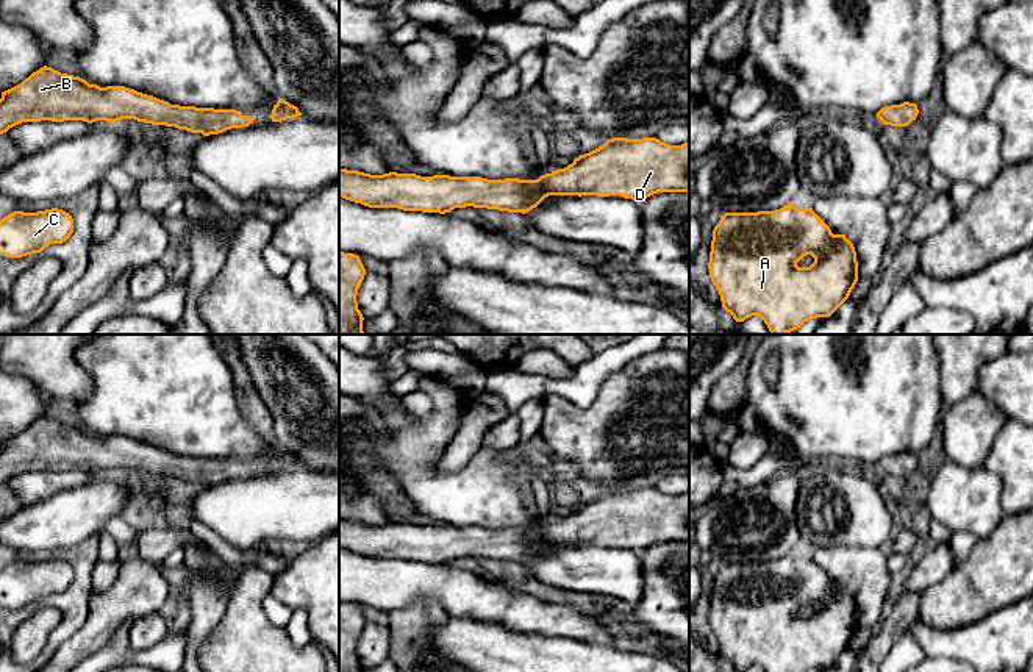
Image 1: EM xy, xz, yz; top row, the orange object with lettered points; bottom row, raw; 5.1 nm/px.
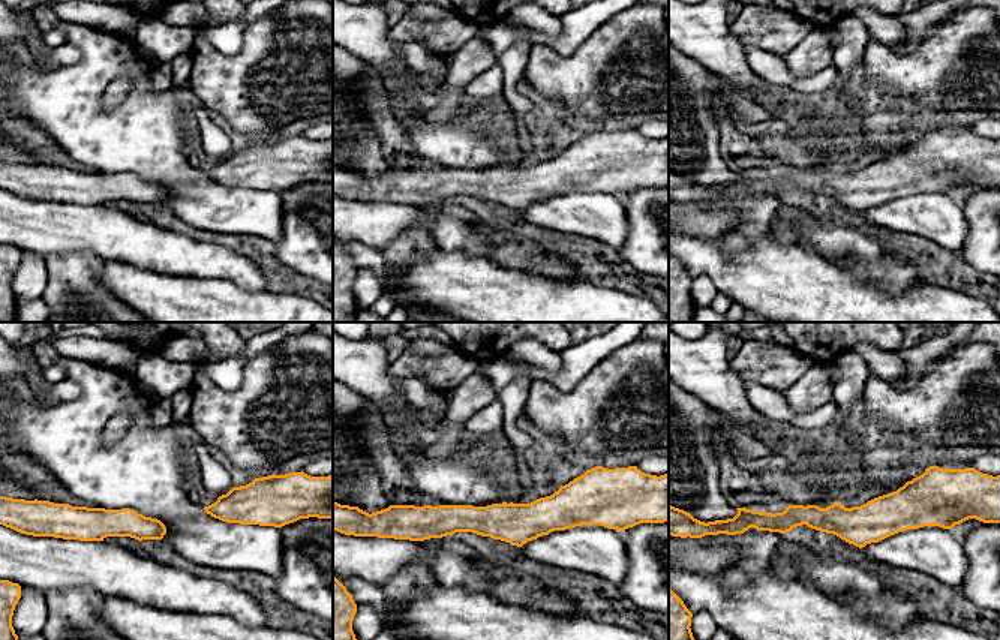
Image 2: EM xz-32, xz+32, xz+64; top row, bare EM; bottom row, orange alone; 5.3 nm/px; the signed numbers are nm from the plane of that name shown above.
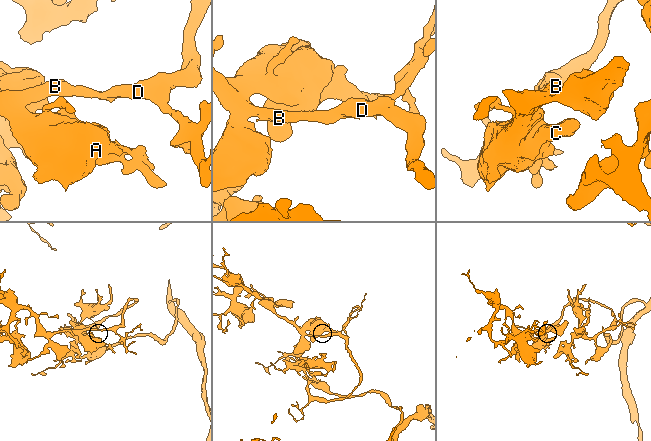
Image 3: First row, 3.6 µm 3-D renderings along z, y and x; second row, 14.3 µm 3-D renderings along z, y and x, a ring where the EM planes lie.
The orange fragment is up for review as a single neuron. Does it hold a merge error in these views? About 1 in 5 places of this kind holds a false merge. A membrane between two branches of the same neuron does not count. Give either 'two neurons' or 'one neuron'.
one neuron

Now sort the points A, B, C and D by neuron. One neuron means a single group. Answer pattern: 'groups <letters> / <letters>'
groups A B C D

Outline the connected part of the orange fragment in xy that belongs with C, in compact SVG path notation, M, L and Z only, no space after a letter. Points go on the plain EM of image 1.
M52 558L38 563L14 561L0 570L0 605L22 608L41 603L50 594L63 594L73 583L73 569L69 563Z

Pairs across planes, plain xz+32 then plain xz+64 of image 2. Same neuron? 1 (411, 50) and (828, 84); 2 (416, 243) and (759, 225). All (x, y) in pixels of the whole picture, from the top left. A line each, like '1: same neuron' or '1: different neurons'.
1: same neuron
2: same neuron

